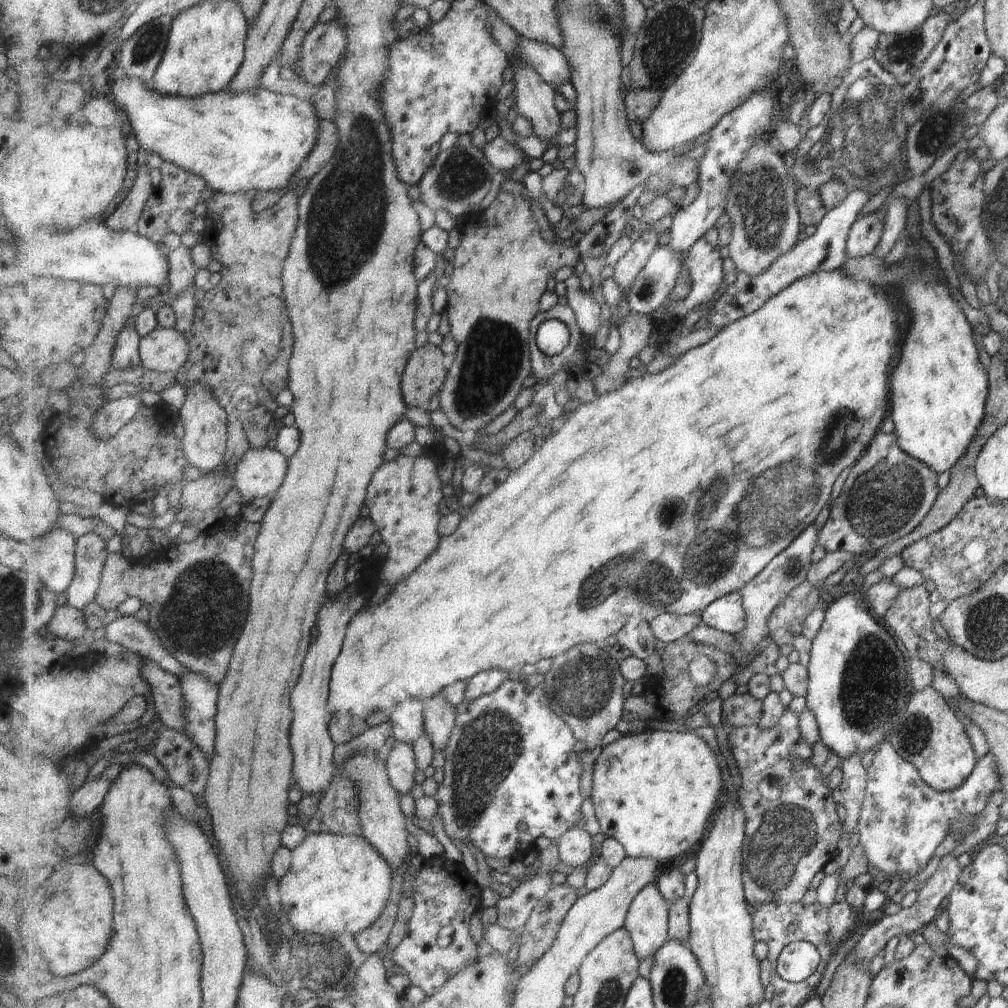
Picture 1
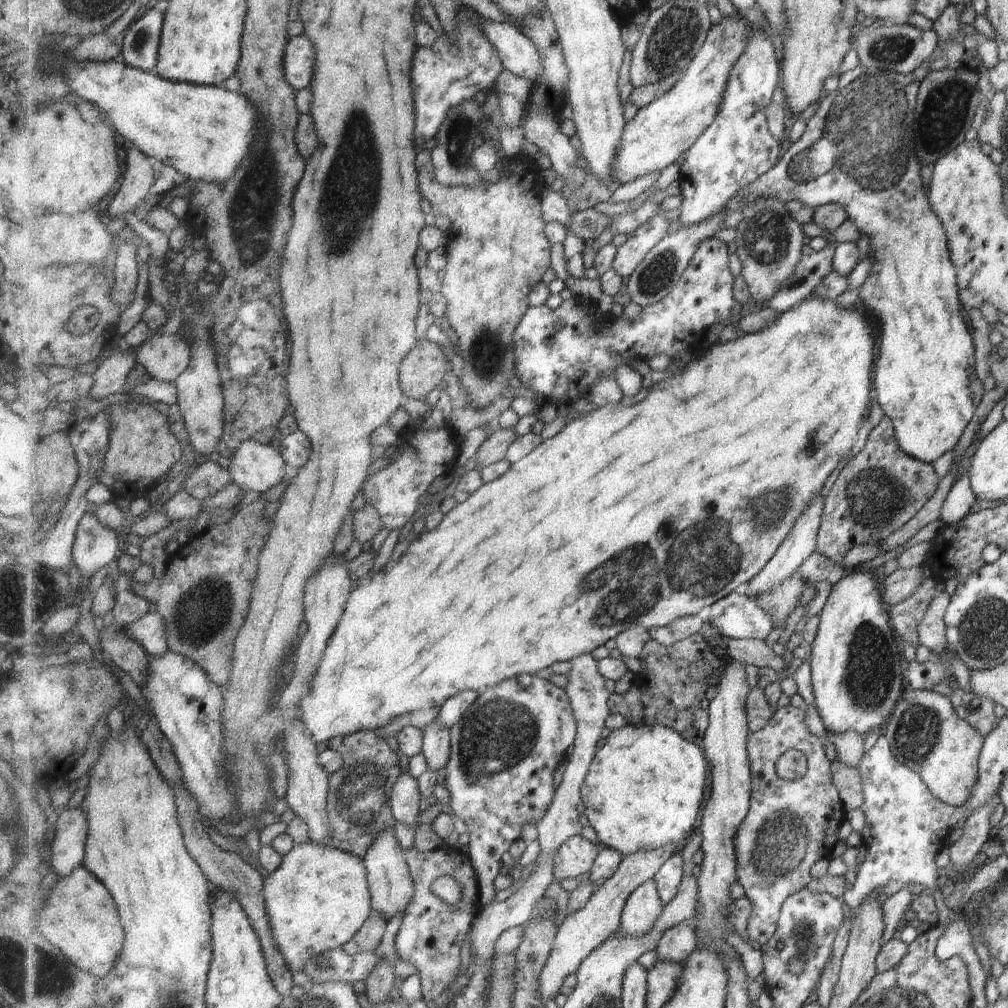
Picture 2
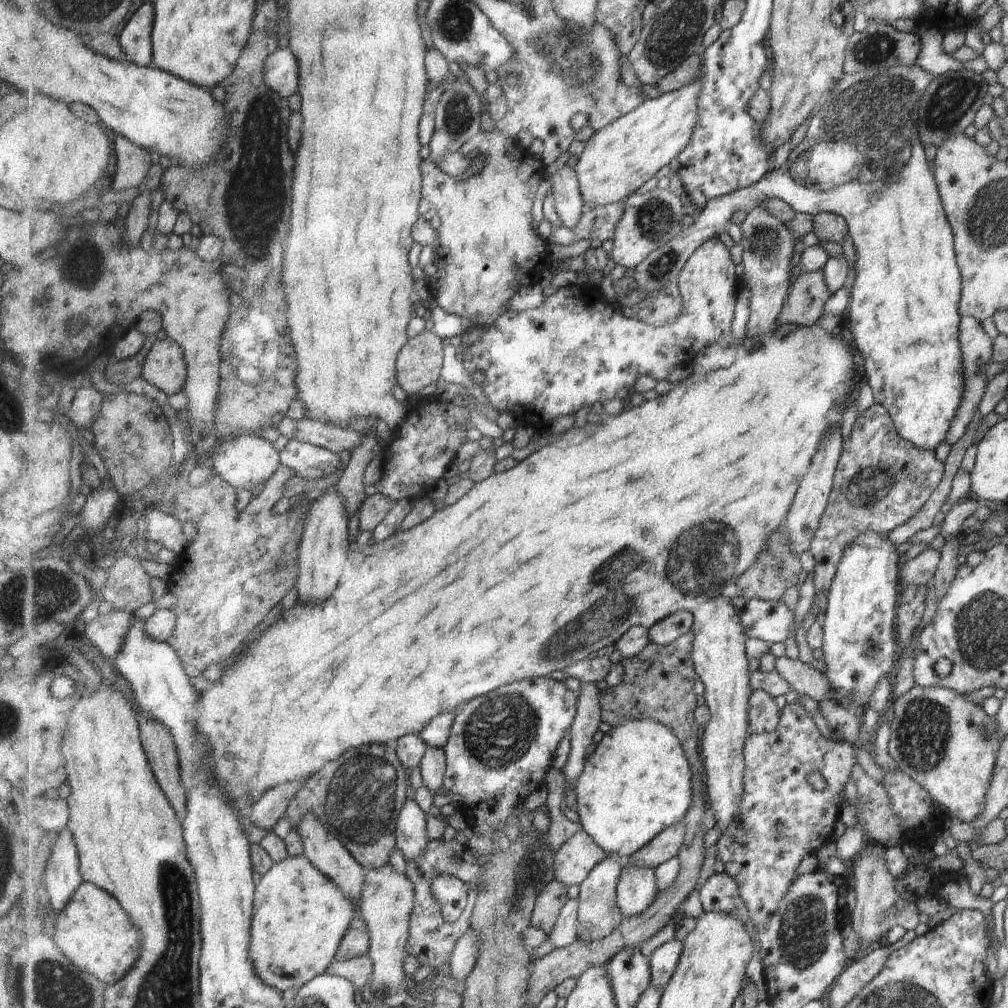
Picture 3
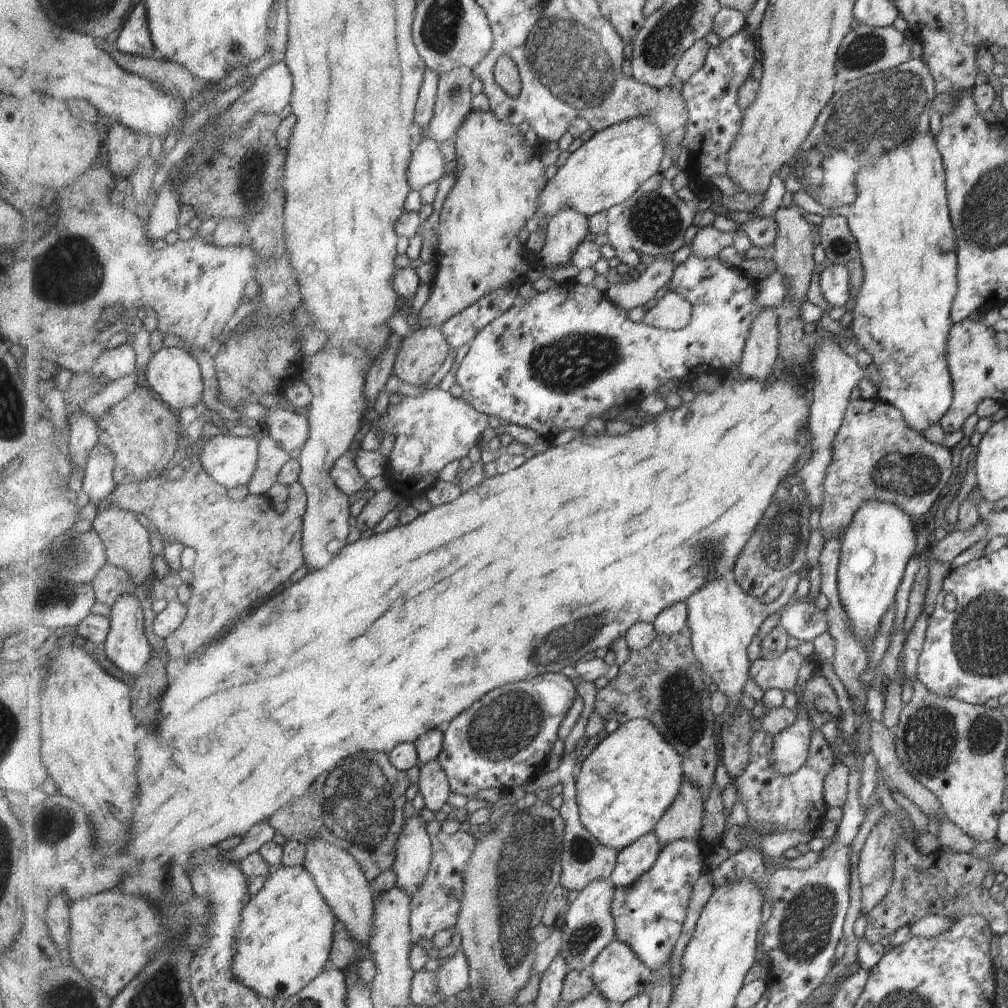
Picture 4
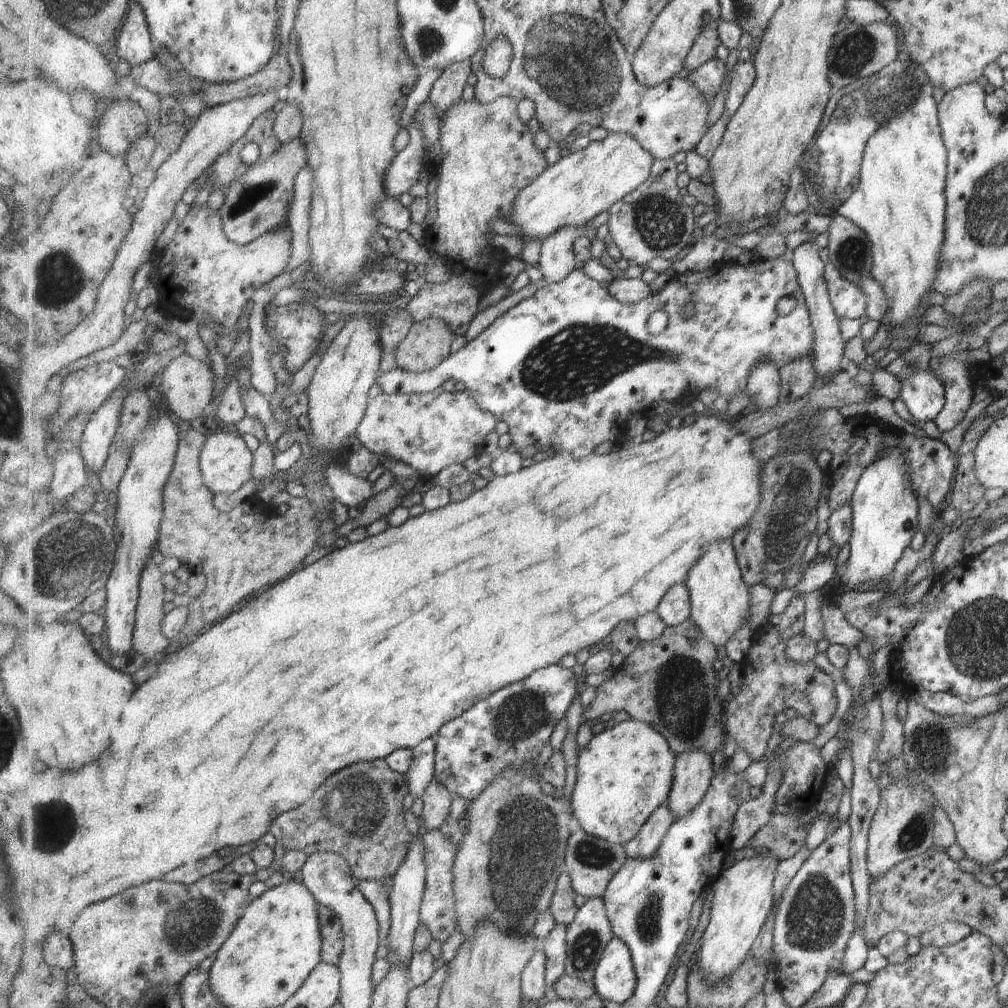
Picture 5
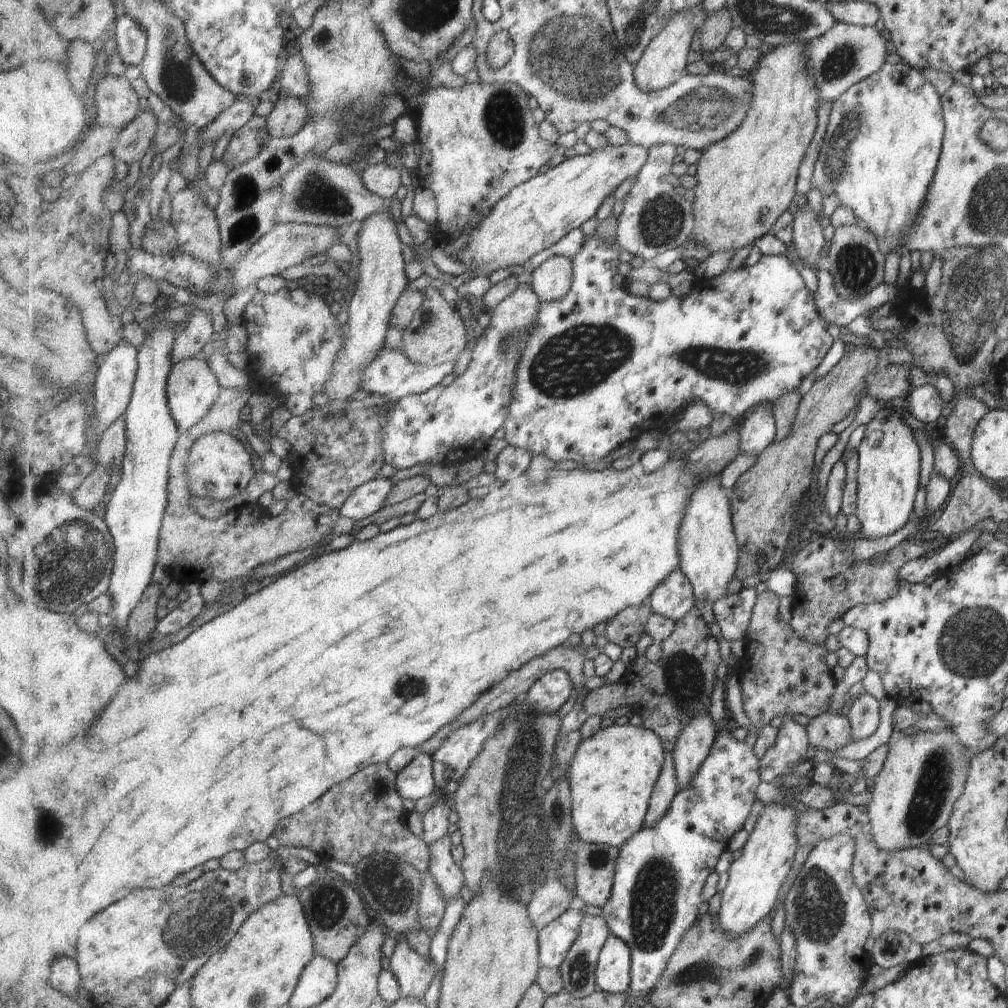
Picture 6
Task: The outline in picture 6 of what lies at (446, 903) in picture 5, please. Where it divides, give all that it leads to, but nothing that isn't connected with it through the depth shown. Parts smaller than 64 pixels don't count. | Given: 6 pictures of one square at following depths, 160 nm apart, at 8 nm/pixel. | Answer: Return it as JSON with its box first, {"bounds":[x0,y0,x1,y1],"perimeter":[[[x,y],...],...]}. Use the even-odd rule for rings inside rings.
{"bounds":[430,834,466,900],"perimeter":[[[448,834],[443,840],[430,844],[430,870],[446,900],[461,896],[461,888],[466,884],[461,866],[453,860],[453,844]]]}

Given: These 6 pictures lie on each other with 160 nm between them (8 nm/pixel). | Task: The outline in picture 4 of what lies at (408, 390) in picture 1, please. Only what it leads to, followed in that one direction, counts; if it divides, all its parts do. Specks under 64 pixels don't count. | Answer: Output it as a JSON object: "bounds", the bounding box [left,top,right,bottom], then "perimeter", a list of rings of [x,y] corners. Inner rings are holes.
{"bounds":[394,327,450,385],"perimeter":[[[416,327],[400,344],[394,375],[408,385],[425,385],[447,360],[450,342],[439,327]]]}

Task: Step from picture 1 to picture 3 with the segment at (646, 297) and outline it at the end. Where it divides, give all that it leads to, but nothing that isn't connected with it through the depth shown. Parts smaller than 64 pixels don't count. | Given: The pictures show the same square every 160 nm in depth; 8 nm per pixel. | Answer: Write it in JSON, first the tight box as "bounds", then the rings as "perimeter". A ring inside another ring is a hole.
{"bounds":[629,63,963,451],"perimeter":[[[915,63],[843,73],[834,90],[818,106],[802,142],[776,173],[767,174],[750,187],[711,199],[691,226],[684,228],[673,241],[654,250],[629,273],[637,289],[643,289],[648,298],[653,298],[665,286],[678,282],[679,274],[695,250],[723,232],[735,212],[759,208],[760,200],[766,196],[782,198],[797,212],[842,216],[855,249],[853,268],[856,273],[847,314],[852,340],[863,358],[863,378],[871,388],[874,402],[887,411],[896,433],[913,446],[933,451],[934,446],[944,440],[963,385],[957,340],[960,272],[954,255],[953,235],[936,182],[925,163],[923,146],[916,138],[918,102],[932,78],[930,72]]]}

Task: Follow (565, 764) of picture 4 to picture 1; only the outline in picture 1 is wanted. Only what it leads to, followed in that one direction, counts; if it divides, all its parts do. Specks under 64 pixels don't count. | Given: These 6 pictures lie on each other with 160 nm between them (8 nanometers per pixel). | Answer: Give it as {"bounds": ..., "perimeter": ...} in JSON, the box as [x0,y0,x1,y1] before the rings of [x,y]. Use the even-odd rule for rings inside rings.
{"bounds":[557,828,593,869],"perimeter":[[[571,828],[557,840],[557,850],[562,863],[574,869],[583,866],[593,856],[593,840],[585,828]]]}

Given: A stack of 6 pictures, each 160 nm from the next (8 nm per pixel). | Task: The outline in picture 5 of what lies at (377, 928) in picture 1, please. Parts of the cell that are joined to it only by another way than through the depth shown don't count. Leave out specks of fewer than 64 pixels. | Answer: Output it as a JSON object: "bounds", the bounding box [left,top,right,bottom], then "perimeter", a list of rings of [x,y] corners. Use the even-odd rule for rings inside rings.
{"bounds":[318,904,345,966],"perimeter":[[[319,904],[318,915],[322,930],[322,960],[339,966],[345,938],[341,919],[335,911],[324,904]]]}

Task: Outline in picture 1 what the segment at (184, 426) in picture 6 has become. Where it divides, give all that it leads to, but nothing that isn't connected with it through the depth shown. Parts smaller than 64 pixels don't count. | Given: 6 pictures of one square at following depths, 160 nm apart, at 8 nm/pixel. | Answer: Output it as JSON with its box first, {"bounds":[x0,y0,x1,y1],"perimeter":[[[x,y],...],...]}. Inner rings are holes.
{"bounds":[140,327,189,374],"perimeter":[[[158,327],[140,342],[140,360],[147,370],[177,374],[189,358],[189,344],[178,329]]]}

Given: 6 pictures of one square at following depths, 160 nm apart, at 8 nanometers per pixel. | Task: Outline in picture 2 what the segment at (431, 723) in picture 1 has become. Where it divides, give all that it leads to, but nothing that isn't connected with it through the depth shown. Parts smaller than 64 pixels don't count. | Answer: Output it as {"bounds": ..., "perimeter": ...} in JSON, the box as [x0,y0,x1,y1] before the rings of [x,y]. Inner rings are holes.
{"bounds":[423,720,451,770],"perimeter":[[[436,720],[424,728],[423,754],[431,770],[446,768],[450,761],[450,736],[451,729],[437,723]]]}

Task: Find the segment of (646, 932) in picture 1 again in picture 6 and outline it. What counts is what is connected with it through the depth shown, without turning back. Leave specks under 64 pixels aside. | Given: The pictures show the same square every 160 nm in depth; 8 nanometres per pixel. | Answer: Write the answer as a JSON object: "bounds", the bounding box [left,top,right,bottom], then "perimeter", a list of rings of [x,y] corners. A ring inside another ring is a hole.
{"bounds":[645,751,680,827],"perimeter":[[[666,751],[661,774],[655,783],[654,793],[650,798],[650,808],[646,816],[645,827],[657,825],[666,816],[677,791],[680,790],[679,786],[674,755]]]}

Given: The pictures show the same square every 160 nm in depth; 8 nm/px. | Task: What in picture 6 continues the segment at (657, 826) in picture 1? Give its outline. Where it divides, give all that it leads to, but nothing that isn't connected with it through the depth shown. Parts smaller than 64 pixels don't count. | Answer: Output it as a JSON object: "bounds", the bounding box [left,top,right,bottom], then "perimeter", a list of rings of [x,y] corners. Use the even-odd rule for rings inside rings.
{"bounds":[569,724,666,849],"perimeter":[[[613,724],[604,729],[599,728],[593,735],[583,740],[569,770],[574,802],[572,814],[576,834],[581,842],[597,843],[619,849],[623,843],[626,843],[645,826],[650,798],[661,774],[666,751],[659,735],[643,725]]]}

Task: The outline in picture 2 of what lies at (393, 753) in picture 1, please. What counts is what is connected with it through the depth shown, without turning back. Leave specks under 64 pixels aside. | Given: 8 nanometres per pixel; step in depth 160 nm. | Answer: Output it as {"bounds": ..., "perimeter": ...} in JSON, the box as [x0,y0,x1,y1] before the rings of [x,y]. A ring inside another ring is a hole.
{"bounds":[391,772,421,827],"perimeter":[[[407,772],[398,778],[394,786],[394,793],[391,797],[391,808],[394,810],[397,822],[408,827],[417,826],[419,822],[419,802],[421,802],[421,792],[419,782],[413,775]]]}

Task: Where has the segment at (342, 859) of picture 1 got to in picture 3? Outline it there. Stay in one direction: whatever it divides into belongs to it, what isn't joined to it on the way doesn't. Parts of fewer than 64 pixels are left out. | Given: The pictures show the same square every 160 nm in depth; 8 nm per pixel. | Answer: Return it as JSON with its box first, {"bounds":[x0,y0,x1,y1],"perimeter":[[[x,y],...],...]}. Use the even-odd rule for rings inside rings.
{"bounds":[250,854,360,993],"perimeter":[[[304,854],[287,857],[261,877],[260,882],[256,884],[250,959],[254,963],[256,973],[280,993],[287,990],[299,992],[302,986],[315,977],[327,973],[327,969],[336,959],[349,925],[360,915],[360,910]]]}

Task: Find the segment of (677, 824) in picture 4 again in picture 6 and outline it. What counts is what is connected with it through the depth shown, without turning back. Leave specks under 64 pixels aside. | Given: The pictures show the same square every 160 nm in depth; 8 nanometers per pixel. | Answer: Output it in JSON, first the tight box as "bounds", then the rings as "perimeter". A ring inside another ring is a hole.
{"bounds":[673,713,718,789],"perimeter":[[[709,713],[698,714],[682,730],[673,752],[679,788],[686,789],[707,760],[717,740],[718,730]]]}

